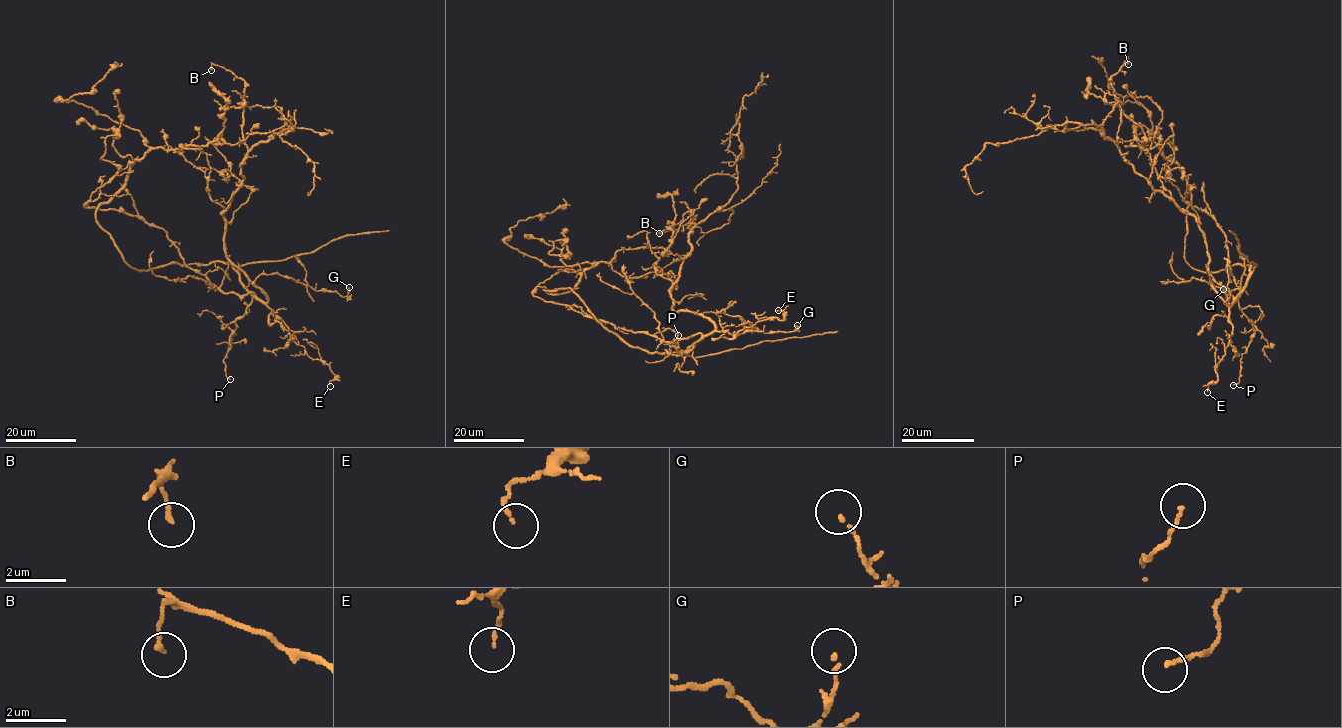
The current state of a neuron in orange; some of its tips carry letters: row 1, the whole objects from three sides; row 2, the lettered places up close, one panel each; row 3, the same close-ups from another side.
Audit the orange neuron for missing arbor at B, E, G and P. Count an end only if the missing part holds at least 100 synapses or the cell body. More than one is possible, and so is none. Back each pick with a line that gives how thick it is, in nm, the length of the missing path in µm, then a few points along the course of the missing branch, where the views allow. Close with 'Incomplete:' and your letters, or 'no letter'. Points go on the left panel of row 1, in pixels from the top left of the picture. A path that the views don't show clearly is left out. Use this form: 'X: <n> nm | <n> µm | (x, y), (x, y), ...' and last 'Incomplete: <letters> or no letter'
Incomplete: no letter

